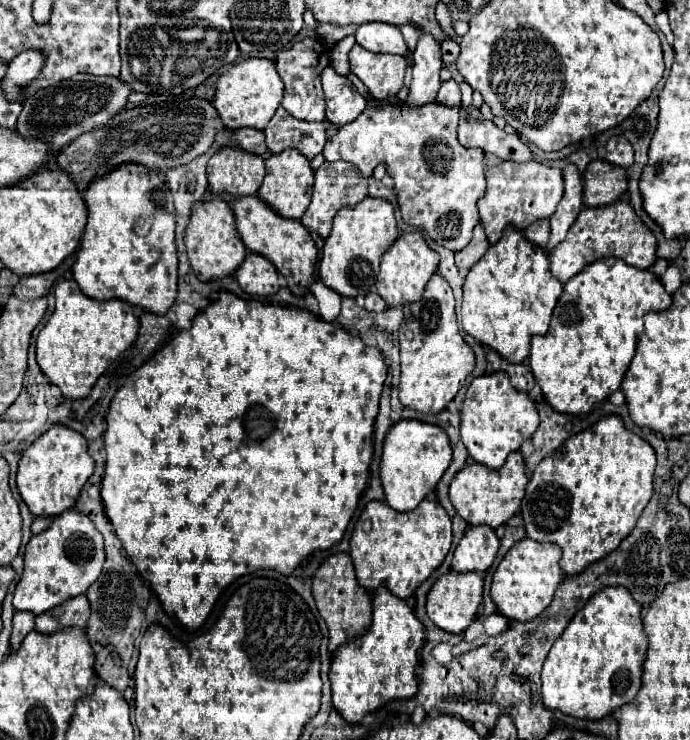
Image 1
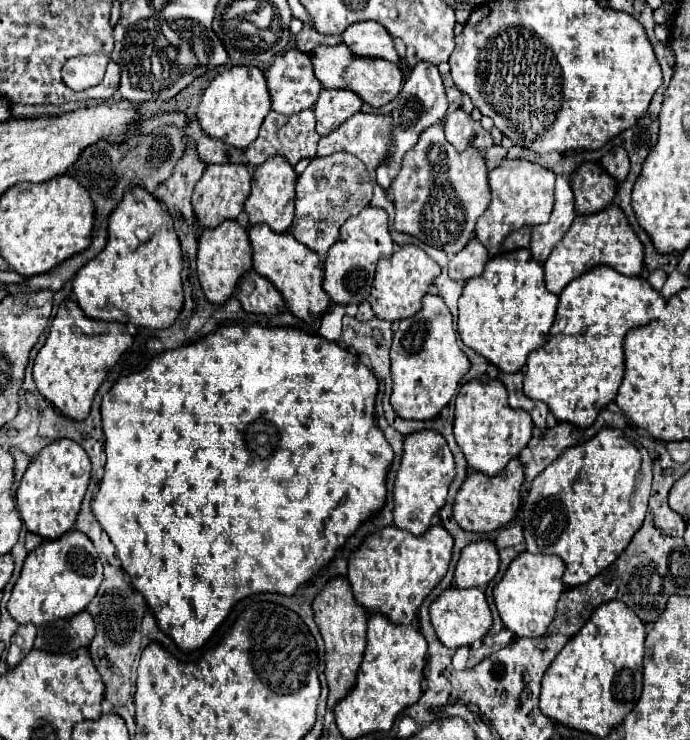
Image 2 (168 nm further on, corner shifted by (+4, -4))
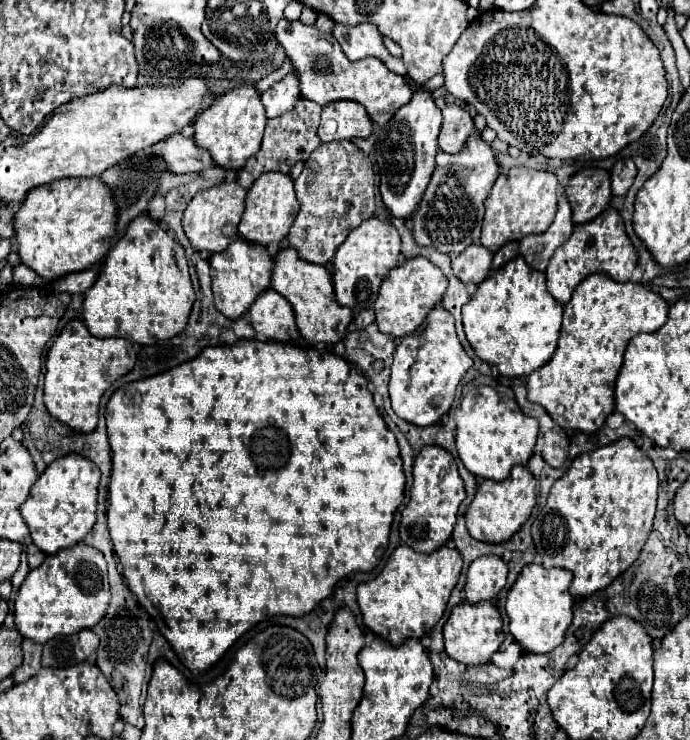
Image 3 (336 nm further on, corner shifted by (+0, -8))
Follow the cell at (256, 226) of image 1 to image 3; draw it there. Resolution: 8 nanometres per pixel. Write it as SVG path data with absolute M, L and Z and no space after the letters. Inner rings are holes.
M283 248L273 256L273 274L271 274L271 288L277 290L281 296L289 300L289 304L295 310L297 318L297 328L305 336L307 342L311 344L335 344L345 338L347 324L353 316L349 308L343 308L335 300L333 292L333 282L329 272L323 266L317 264L307 264L305 260L297 258L297 250L293 248Z

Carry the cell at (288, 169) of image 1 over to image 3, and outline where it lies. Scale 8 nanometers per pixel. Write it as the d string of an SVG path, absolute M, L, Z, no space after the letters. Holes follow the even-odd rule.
M267 172L259 176L247 192L245 212L239 222L239 234L247 242L261 246L267 246L271 242L281 242L287 236L295 214L297 214L297 200L293 190L293 178L283 172Z

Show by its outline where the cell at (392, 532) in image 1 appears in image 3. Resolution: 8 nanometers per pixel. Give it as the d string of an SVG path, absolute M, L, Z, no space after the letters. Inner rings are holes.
M399 544L389 556L381 574L357 586L357 602L365 626L391 644L399 644L409 636L421 638L443 616L449 594L457 584L461 566L463 558L455 548L441 546L431 554L421 554L413 552L411 546Z

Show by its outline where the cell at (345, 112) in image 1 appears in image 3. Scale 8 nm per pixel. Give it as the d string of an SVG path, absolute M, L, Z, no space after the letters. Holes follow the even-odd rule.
M333 102L333 106L323 108L317 134L321 142L333 142L357 136L367 138L371 132L373 122L369 122L369 114L365 114L363 106L357 106L357 102Z

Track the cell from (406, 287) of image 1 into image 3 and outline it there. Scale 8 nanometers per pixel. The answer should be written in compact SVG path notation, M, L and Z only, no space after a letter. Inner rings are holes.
M425 256L407 258L401 266L395 266L385 276L385 282L381 282L379 296L375 300L375 324L383 334L389 334L393 338L401 338L407 334L413 334L429 314L429 310L443 298L447 290L447 278L433 266Z

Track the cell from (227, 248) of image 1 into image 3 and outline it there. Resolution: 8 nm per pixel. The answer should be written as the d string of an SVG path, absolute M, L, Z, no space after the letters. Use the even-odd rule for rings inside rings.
M243 238L233 240L225 252L217 252L211 254L209 258L209 266L211 266L211 280L213 280L213 296L215 296L215 308L235 320L239 316L243 316L249 306L253 304L253 300L267 290L269 286L269 278L271 278L271 270L273 270L273 260L267 252L265 246L259 244L251 244L245 242Z

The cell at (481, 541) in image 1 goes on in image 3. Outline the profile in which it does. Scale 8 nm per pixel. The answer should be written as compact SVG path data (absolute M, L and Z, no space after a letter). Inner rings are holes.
M485 556L471 562L465 582L465 600L475 604L481 600L491 600L499 594L507 580L507 564L501 556Z

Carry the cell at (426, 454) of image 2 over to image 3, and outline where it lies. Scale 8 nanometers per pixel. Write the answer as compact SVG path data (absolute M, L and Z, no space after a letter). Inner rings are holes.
M425 446L425 450L421 450L413 462L411 500L401 514L401 542L411 546L415 552L433 552L443 546L451 536L455 514L463 500L465 486L451 452L441 446Z

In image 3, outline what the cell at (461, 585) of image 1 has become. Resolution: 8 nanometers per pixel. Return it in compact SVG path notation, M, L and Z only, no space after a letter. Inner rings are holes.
M461 602L461 604L453 606L453 610L451 610L451 614L443 626L445 650L457 662L465 662L465 664L489 662L491 654L499 650L499 646L505 638L501 626L503 626L501 614L491 602L477 602L477 604Z

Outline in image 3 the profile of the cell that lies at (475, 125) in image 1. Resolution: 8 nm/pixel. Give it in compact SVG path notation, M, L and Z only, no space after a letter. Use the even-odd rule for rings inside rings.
M457 104L445 106L441 112L443 112L443 126L439 134L439 148L443 152L455 154L465 146L469 136L479 134L479 130L475 128L469 112Z

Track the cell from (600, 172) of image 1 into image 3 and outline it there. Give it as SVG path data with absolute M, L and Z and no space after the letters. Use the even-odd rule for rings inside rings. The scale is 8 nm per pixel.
M583 168L567 182L565 194L573 210L573 222L589 222L597 218L613 198L609 172L603 168Z

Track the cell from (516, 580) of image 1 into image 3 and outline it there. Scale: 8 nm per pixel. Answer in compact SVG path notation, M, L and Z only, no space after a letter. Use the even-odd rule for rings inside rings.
M541 564L525 566L517 576L517 582L507 594L505 610L509 616L509 630L525 652L545 654L563 642L565 630L573 618L573 598L567 592L571 578L573 574L565 568L543 568Z

